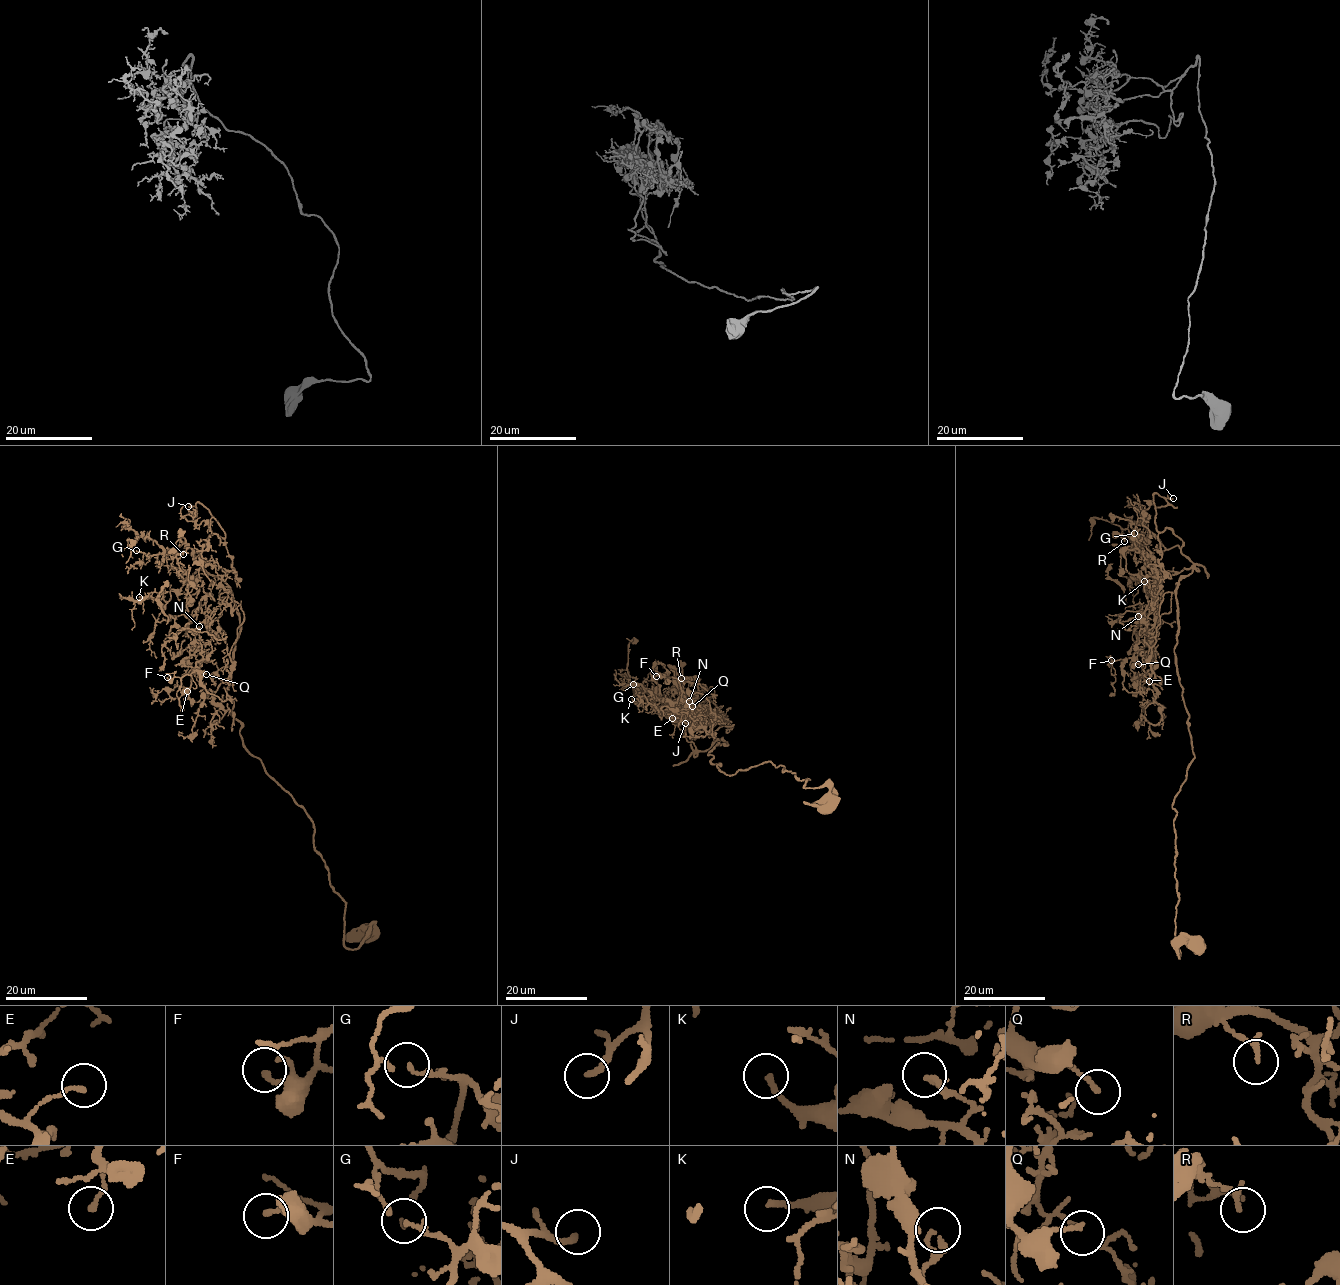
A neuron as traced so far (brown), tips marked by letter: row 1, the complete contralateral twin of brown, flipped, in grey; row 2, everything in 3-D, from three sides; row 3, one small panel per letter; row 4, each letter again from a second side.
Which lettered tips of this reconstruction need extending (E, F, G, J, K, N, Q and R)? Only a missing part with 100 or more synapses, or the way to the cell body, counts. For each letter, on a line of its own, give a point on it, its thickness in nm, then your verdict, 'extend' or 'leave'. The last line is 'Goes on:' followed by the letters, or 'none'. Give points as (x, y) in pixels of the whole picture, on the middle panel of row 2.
E: (672, 718) | 160 nm | leave
F: (656, 676) | 190 nm | leave
G: (633, 684) | 110 nm | leave
J: (685, 723) | 190 nm | extend
K: (631, 699) | 190 nm | leave
N: (689, 701) | 170 nm | leave
Q: (692, 706) | 150 nm | leave
R: (681, 678) | 180 nm | leave
Goes on: J

